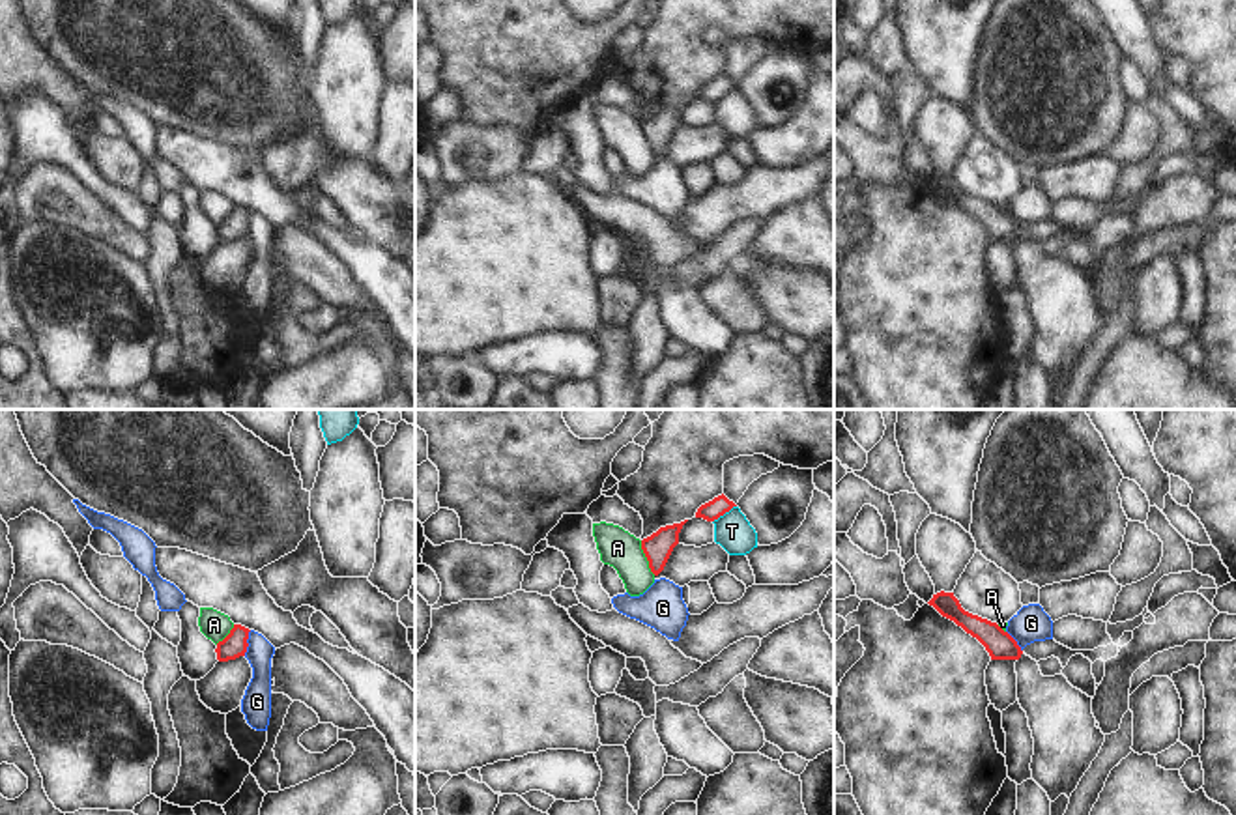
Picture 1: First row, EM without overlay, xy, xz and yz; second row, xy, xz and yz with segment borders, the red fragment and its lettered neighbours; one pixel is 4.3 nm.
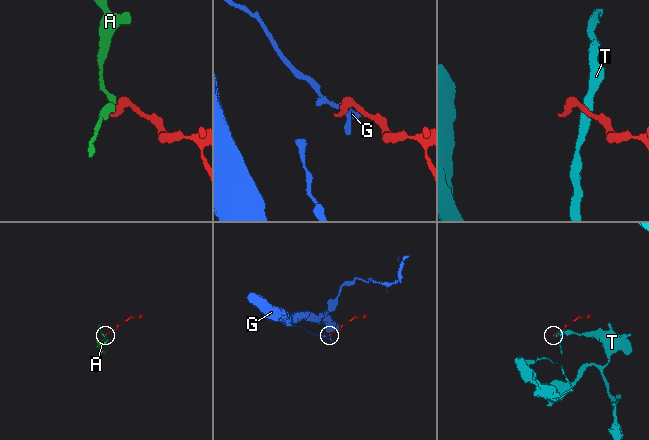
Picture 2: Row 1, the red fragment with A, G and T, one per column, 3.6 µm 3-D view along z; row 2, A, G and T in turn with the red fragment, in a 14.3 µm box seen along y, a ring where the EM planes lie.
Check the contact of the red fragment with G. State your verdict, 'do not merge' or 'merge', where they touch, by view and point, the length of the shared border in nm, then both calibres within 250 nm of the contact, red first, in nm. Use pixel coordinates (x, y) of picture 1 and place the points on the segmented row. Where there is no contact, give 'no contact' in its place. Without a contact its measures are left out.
do not merge | xy (247, 643) | 120 nm | 110/120 nm

